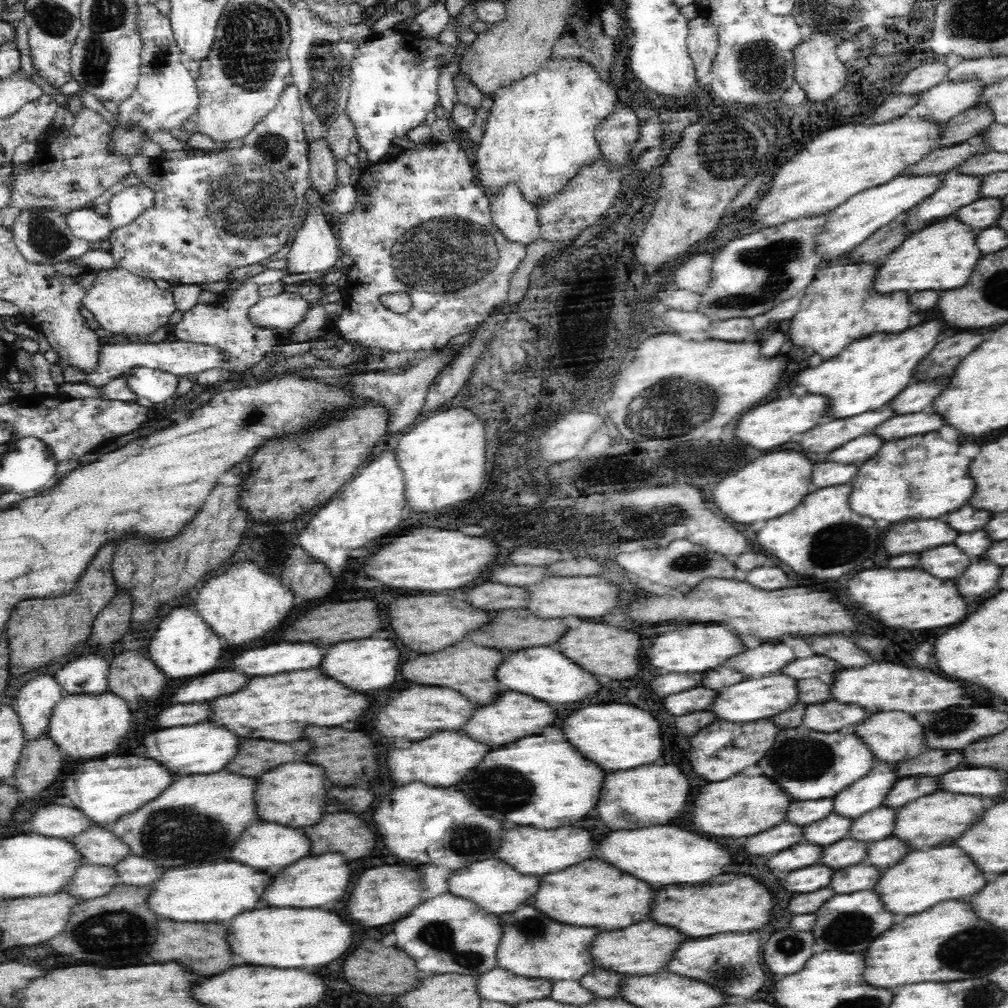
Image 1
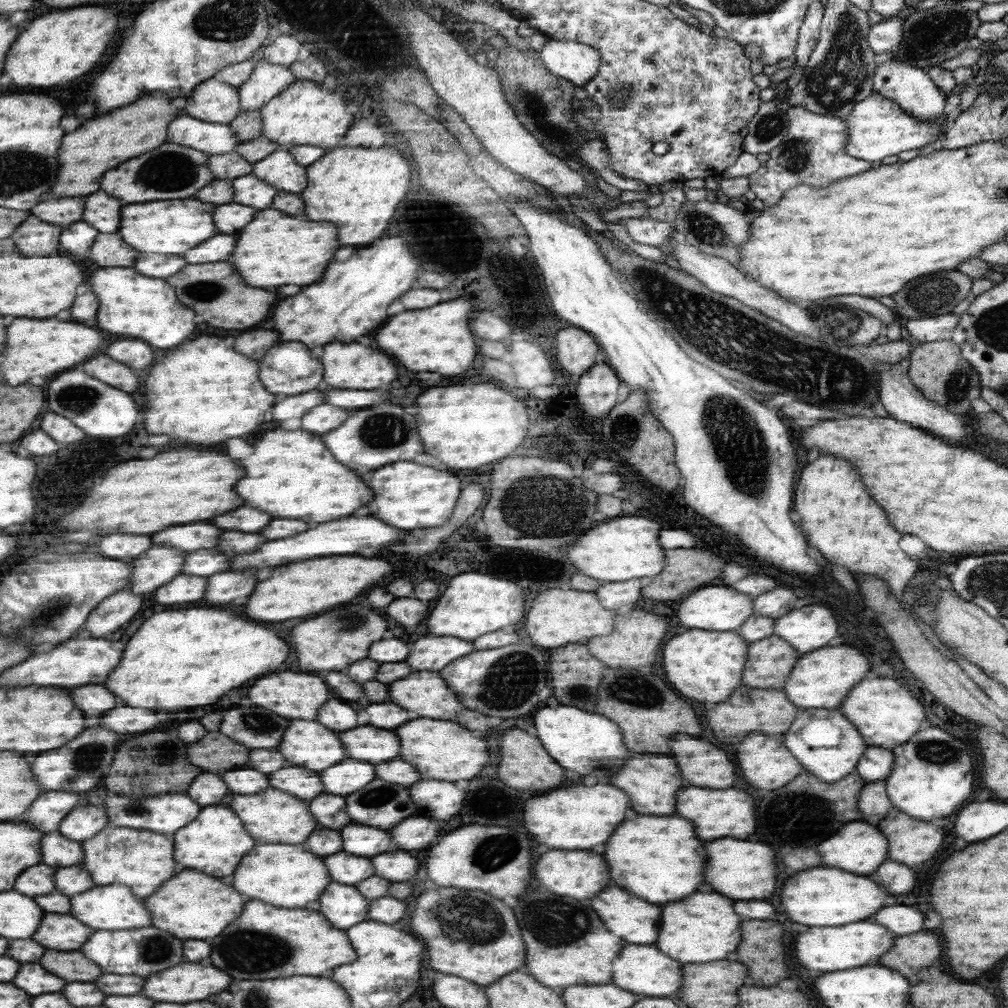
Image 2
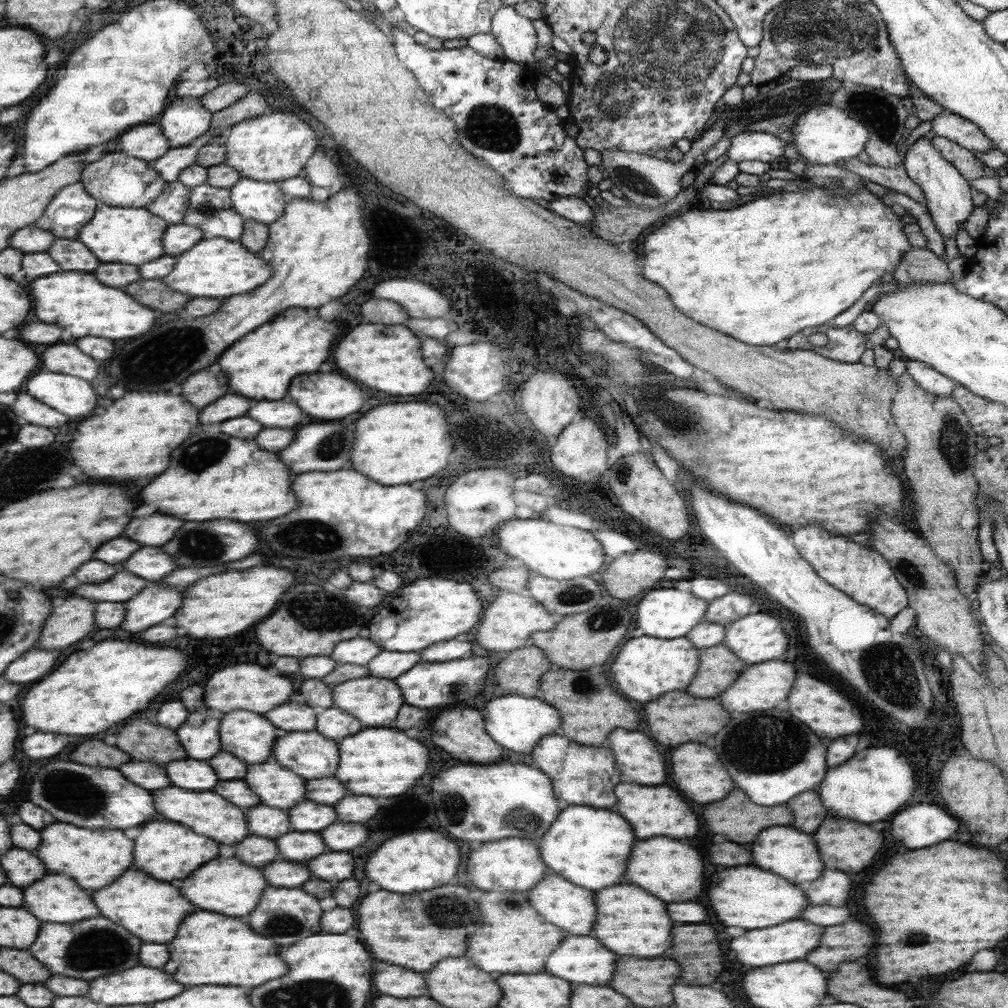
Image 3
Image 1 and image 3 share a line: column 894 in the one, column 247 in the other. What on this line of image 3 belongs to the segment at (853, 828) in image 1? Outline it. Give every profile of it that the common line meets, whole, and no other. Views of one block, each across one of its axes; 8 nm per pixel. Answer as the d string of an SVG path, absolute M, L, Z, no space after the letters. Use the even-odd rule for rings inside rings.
M260 804L250 807L250 810L246 810L246 814L248 824L252 824L249 826L251 834L272 836L272 839L276 839L286 832L292 831L290 820L288 820L288 810Z

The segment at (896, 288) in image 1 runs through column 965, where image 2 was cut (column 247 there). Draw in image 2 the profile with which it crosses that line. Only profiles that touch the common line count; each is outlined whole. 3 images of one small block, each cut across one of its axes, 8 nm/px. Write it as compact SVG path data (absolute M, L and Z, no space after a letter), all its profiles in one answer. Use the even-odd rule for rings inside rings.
M270 207L256 211L252 222L242 229L228 262L232 264L232 268L236 268L236 272L240 272L242 280L246 284L252 284L254 288L286 284L304 286L322 278L334 250L338 250L334 224L298 220Z

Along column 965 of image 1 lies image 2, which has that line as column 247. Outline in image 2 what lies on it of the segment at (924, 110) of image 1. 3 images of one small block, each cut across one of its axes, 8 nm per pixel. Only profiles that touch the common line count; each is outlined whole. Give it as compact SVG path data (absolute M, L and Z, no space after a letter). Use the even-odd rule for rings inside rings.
M260 60L250 78L239 89L240 110L260 110L296 81L288 66Z

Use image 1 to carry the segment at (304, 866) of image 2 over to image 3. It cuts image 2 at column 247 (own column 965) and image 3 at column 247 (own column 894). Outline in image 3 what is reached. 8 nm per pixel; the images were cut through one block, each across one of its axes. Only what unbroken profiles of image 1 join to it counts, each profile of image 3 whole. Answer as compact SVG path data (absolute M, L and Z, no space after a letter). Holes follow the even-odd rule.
M220 858L200 868L200 872L192 872L192 876L188 876L180 888L184 888L184 896L188 896L188 900L202 910L224 912L228 916L246 916L258 906L266 886L268 882L260 868L248 866L238 858Z

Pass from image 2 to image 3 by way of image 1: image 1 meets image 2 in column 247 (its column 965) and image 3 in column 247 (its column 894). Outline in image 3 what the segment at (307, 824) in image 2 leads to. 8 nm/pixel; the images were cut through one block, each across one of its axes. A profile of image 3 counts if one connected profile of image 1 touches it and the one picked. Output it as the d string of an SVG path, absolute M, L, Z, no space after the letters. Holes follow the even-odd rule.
M164 788L156 790L156 800L160 800L160 816L166 820L180 820L180 824L188 824L188 828L196 828L196 832L204 832L204 836L212 836L220 840L220 844L236 846L251 835L248 816L236 803L222 798L216 791L194 791L184 788Z

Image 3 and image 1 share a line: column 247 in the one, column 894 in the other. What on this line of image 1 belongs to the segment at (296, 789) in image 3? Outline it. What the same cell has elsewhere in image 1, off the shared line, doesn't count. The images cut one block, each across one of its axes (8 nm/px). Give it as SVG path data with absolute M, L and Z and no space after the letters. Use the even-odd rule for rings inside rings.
M877 761L866 776L833 796L833 812L855 819L878 808L898 779L892 763Z

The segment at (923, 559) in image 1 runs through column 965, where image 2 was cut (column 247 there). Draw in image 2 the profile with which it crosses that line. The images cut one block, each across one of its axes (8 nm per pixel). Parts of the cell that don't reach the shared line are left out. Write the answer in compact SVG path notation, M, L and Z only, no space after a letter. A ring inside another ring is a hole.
M360 516L360 518L344 518L344 520L332 520L324 522L322 526L316 524L314 528L300 532L292 538L284 540L272 540L264 542L264 546L258 546L258 550L250 554L238 554L230 560L230 572L246 572L252 568L264 568L264 566L282 566L282 564L292 564L298 560L308 560L308 558L318 558L318 556L330 556L330 554L354 554L360 548L382 548L388 546L394 540L404 538L406 532L392 528L384 524L382 520Z

